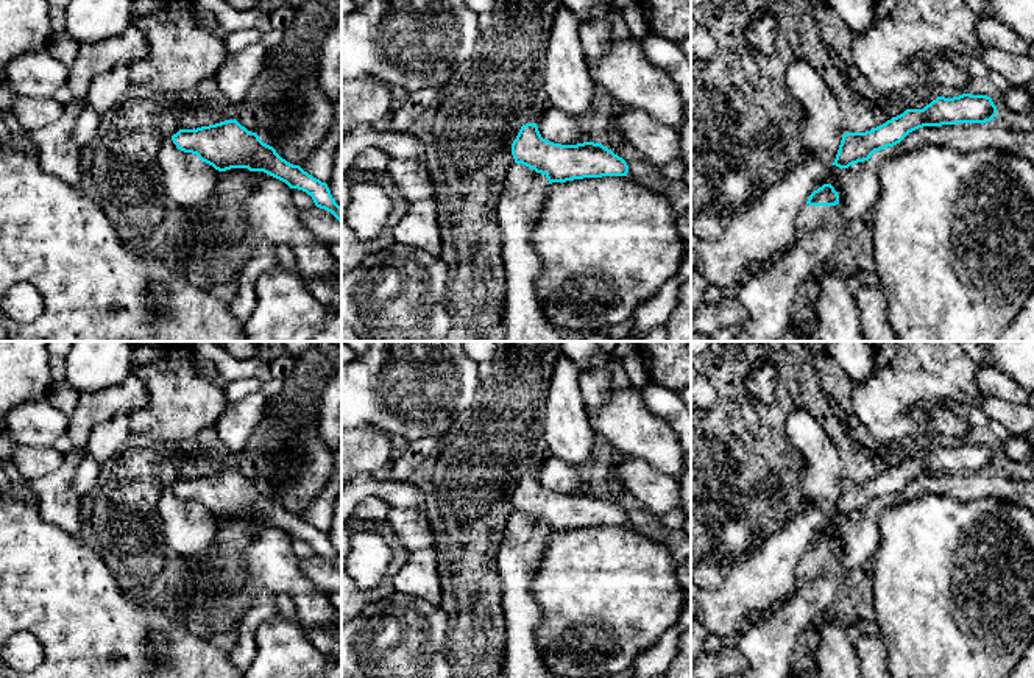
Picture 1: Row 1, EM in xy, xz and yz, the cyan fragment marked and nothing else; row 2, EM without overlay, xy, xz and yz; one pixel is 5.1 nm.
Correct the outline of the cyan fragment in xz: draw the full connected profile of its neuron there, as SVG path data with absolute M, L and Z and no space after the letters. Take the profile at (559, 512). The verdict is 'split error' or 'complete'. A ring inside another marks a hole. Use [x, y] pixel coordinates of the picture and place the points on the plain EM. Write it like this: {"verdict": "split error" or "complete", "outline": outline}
{"verdict": "complete", "outline": "M536 472L521 475L512 503L516 513L544 524L549 533L629 522L627 511L602 493L554 493L541 486Z"}

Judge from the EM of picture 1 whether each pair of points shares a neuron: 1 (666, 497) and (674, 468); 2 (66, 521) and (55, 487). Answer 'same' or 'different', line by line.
1: different
2: same

